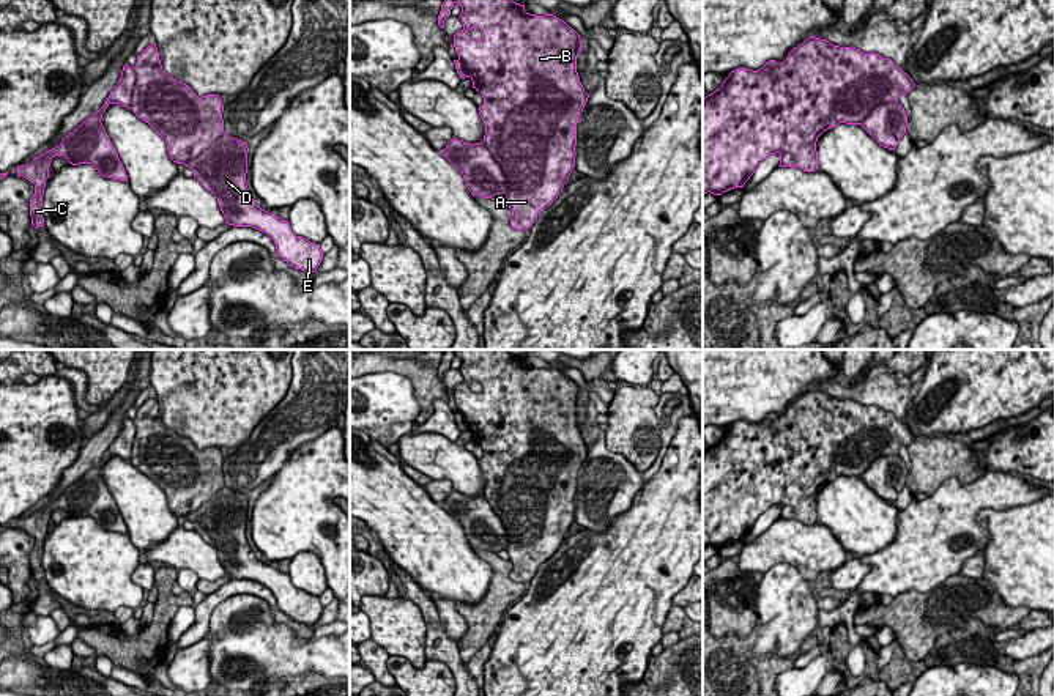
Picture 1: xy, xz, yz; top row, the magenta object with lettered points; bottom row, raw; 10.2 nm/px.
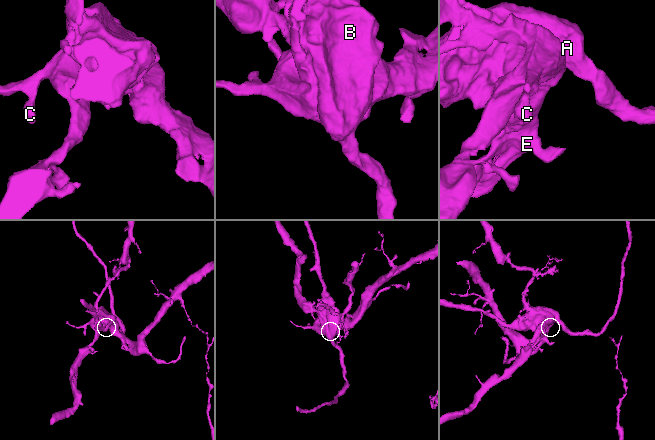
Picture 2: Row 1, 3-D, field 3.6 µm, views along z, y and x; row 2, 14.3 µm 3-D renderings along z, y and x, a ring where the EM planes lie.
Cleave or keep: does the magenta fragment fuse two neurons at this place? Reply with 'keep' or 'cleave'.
cleave

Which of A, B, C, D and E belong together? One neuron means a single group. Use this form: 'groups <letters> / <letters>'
groups A B / C D E

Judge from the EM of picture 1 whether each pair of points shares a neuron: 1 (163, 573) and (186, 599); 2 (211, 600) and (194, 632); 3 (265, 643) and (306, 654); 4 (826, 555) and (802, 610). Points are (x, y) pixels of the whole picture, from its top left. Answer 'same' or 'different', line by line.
1: same
2: same
3: same
4: different

